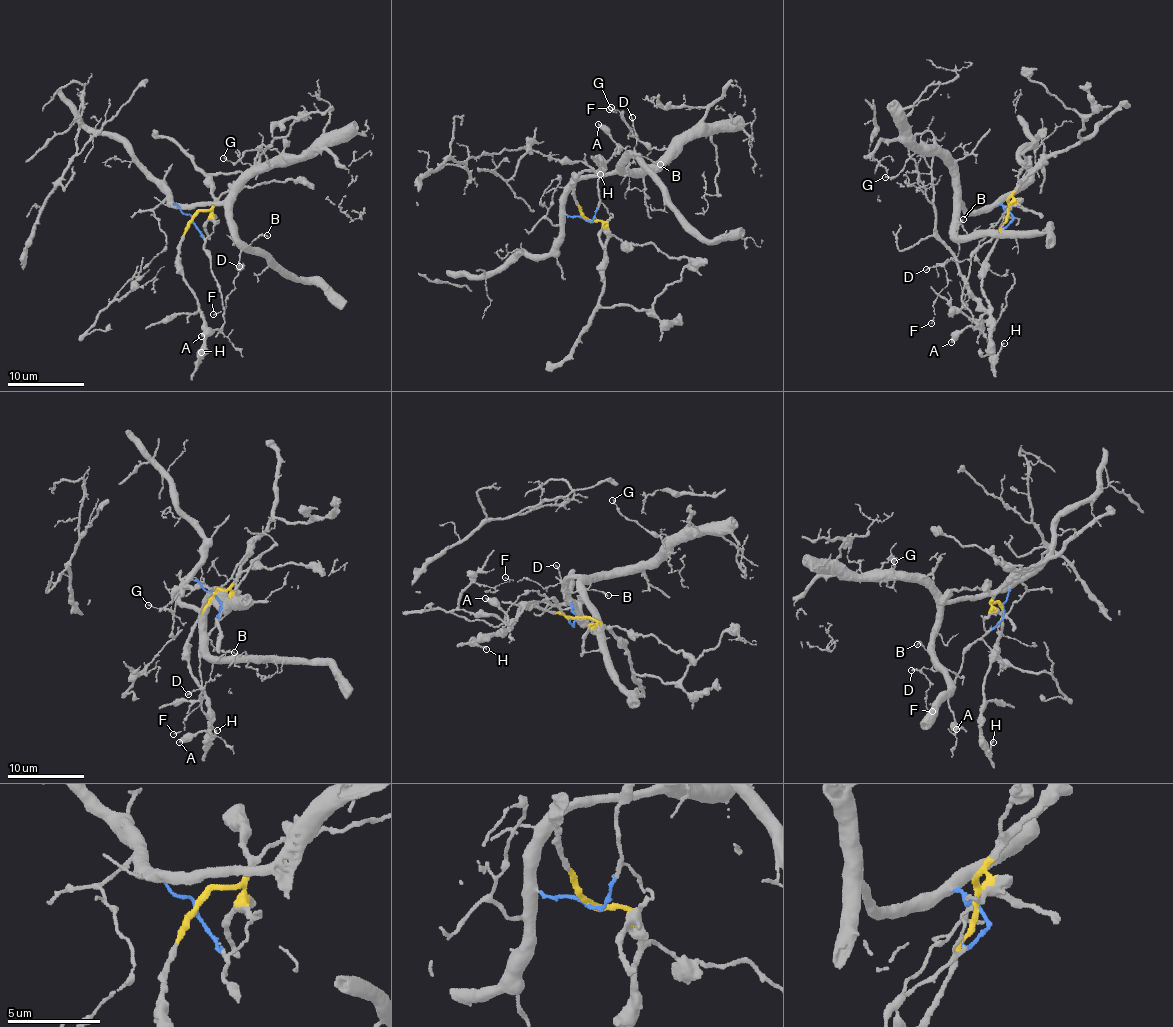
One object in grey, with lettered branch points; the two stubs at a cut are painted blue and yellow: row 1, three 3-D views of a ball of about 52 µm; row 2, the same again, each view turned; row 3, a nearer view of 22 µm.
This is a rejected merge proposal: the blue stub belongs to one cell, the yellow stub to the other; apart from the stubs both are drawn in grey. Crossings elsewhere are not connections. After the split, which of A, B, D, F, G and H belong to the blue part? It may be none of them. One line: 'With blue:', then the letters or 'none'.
With blue: A, B, D, F, G

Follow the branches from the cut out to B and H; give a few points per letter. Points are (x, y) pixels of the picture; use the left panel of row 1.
B: (192, 219), (172, 202), (186, 205), (219, 203), (225, 207), (227, 225), (243, 242), (250, 244), (267, 235)
H: (192, 217), (180, 242), (178, 258), (182, 275), (199, 308), (205, 349), (201, 358), (200, 351)

